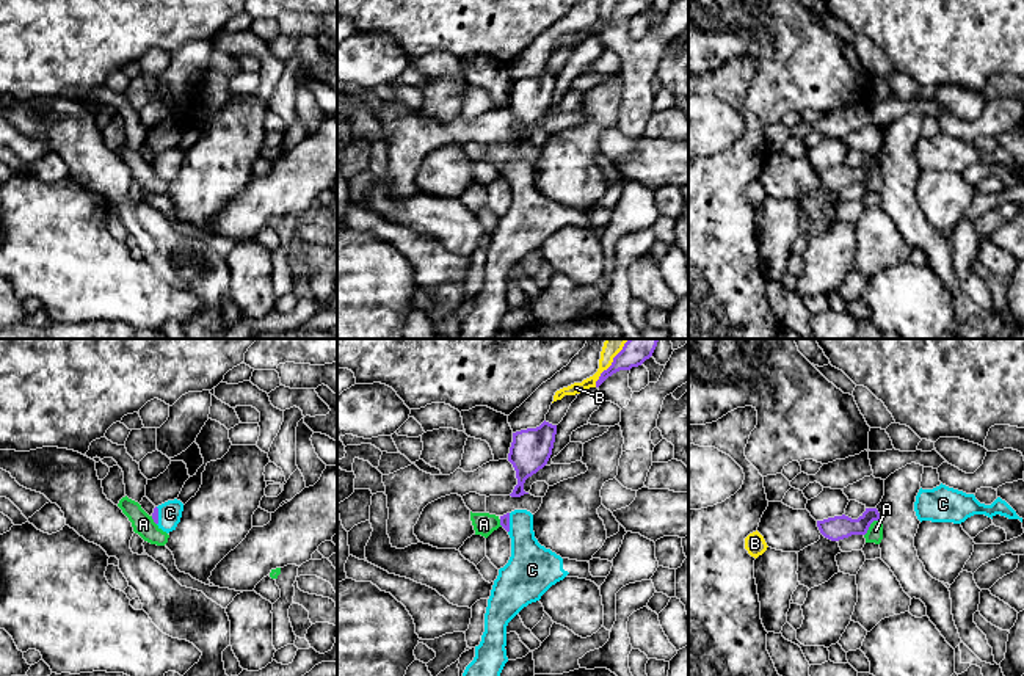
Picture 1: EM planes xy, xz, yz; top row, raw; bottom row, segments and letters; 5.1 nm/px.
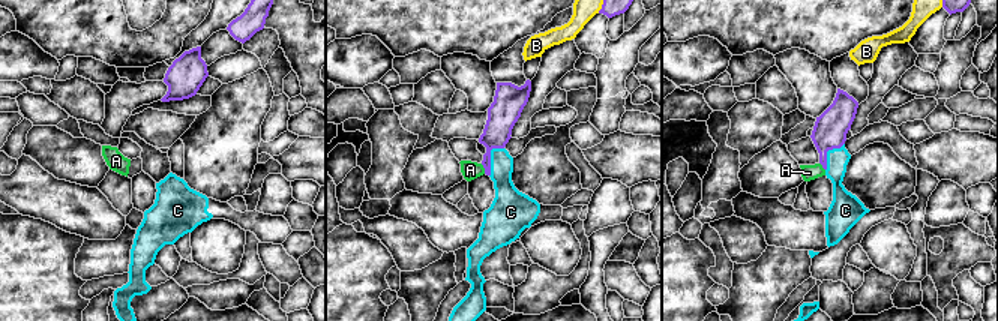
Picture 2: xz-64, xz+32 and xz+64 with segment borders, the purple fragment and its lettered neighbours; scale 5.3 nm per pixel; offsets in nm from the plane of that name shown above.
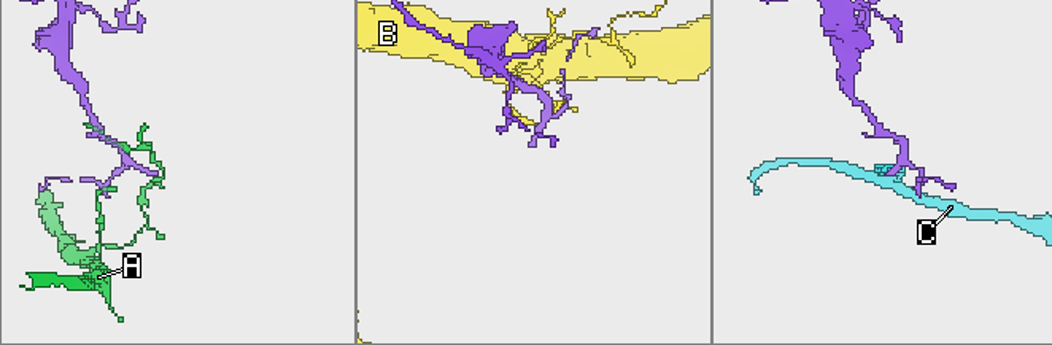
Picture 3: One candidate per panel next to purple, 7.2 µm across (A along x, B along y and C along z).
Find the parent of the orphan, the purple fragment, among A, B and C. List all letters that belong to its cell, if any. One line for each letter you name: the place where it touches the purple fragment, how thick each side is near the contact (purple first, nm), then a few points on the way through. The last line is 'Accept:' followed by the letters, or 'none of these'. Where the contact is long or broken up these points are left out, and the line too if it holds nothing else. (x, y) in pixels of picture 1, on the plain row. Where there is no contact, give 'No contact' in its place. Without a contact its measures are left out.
C: Touches purple at xz (508, 171). Thickness 50 nm (purple) against 220 nm. Path across: xz (504, 168), (508, 171), (522, 185), (530, 214)
Accept: C

